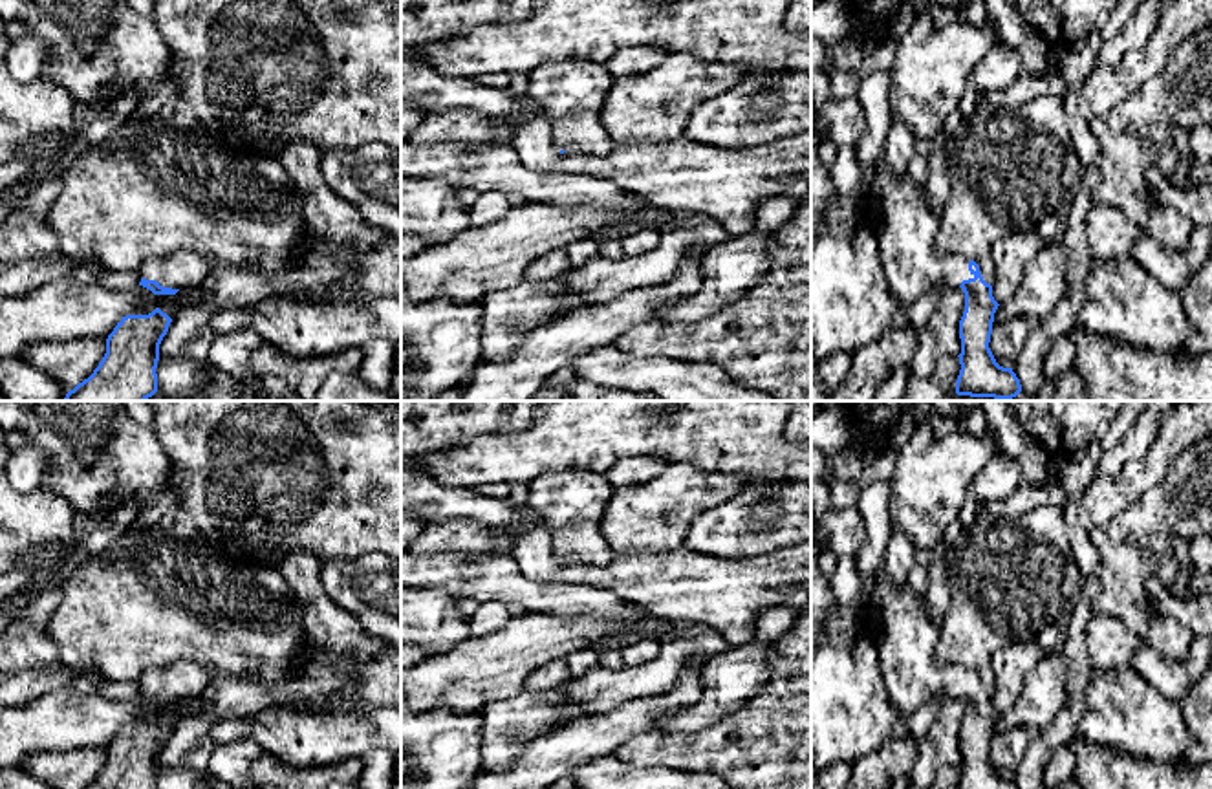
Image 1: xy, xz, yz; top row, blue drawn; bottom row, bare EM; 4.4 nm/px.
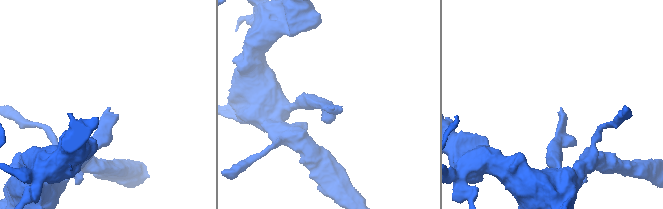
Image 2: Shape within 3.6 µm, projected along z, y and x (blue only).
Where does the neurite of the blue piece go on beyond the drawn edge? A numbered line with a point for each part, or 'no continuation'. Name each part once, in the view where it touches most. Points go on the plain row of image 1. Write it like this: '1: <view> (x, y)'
1: xy (183, 680)

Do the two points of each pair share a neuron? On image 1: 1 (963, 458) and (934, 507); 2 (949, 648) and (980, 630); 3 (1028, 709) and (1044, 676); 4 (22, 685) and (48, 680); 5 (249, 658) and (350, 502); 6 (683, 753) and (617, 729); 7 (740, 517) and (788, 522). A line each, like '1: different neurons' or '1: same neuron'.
1: same neuron
2: same neuron
3: same neuron
4: same neuron
5: different neurons
6: different neurons
7: same neuron

